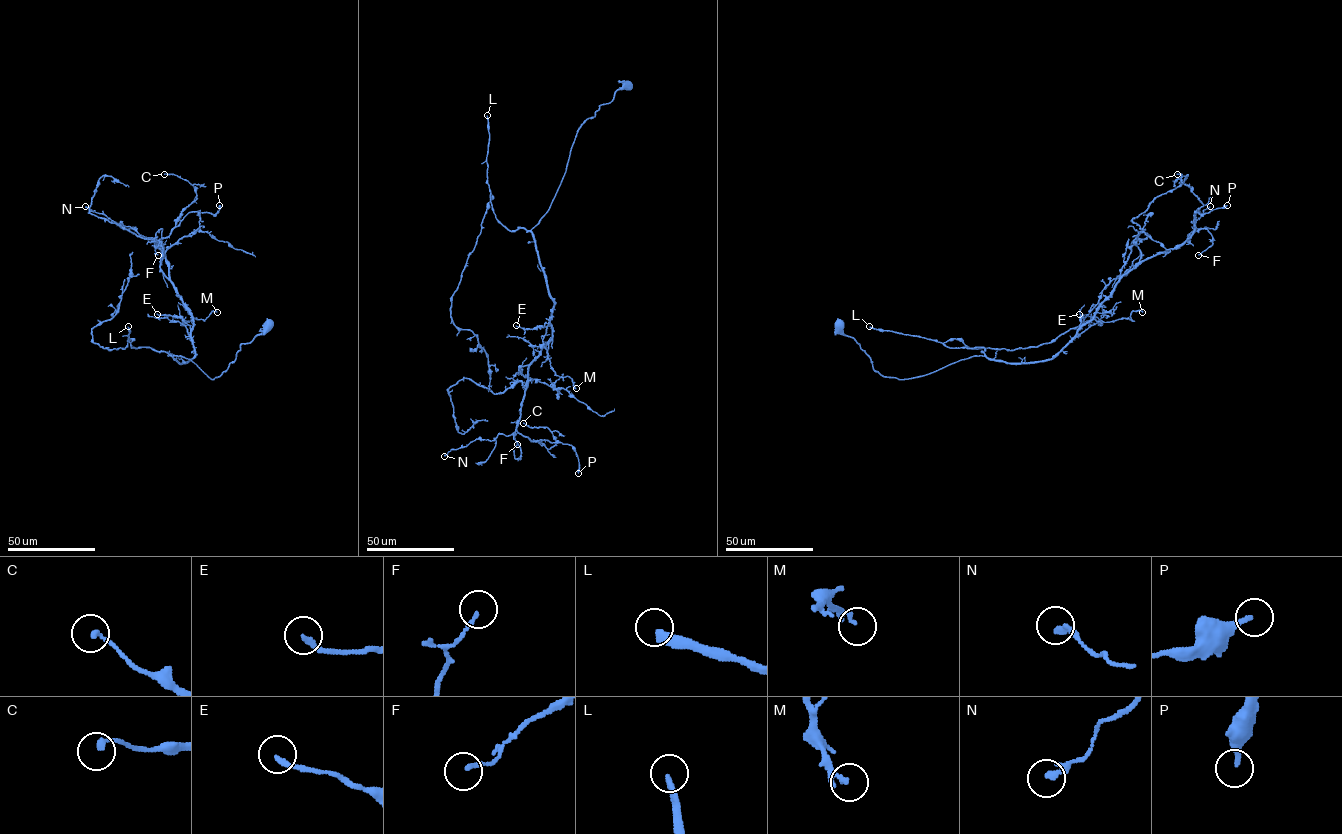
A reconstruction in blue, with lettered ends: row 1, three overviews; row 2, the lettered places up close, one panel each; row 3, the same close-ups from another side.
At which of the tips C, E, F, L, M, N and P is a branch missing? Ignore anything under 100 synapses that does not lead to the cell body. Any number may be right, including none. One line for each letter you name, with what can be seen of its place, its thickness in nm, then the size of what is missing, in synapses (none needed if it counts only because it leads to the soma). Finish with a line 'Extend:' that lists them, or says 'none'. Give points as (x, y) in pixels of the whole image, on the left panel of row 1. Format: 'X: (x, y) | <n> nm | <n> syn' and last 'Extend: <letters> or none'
L: (128, 326) | 280 nm | 140 syn
Extend: L

